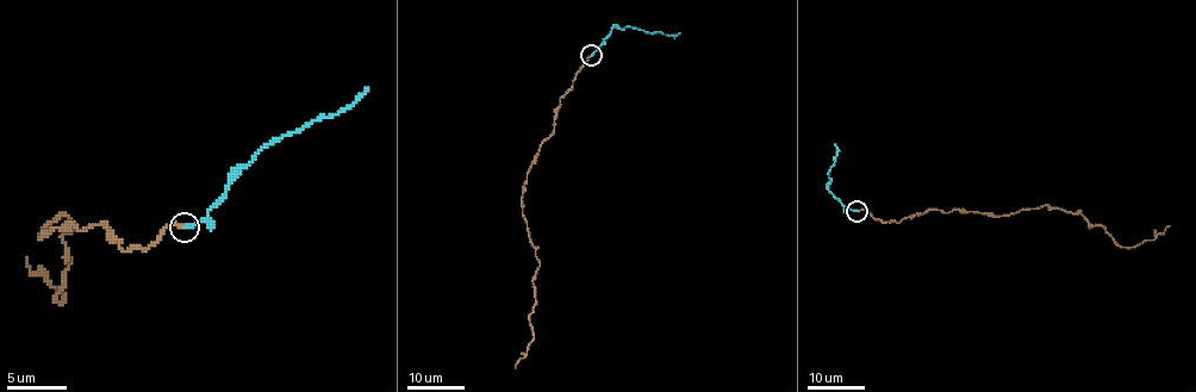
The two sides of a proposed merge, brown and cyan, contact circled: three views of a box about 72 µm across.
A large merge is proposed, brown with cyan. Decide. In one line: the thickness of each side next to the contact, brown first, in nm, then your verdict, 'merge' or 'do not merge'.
170 nm thick on the brown side, 200 nm on the other; do not merge

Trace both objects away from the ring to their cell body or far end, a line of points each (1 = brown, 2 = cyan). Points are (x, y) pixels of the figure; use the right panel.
1: (858, 211), (897, 223), (933, 210), (1008, 216), (1058, 207), (1079, 212), (1120, 246), (1133, 247), (1170, 225)
2: (855, 211), (847, 209), (829, 188), (829, 173), (838, 154), (834, 144)

